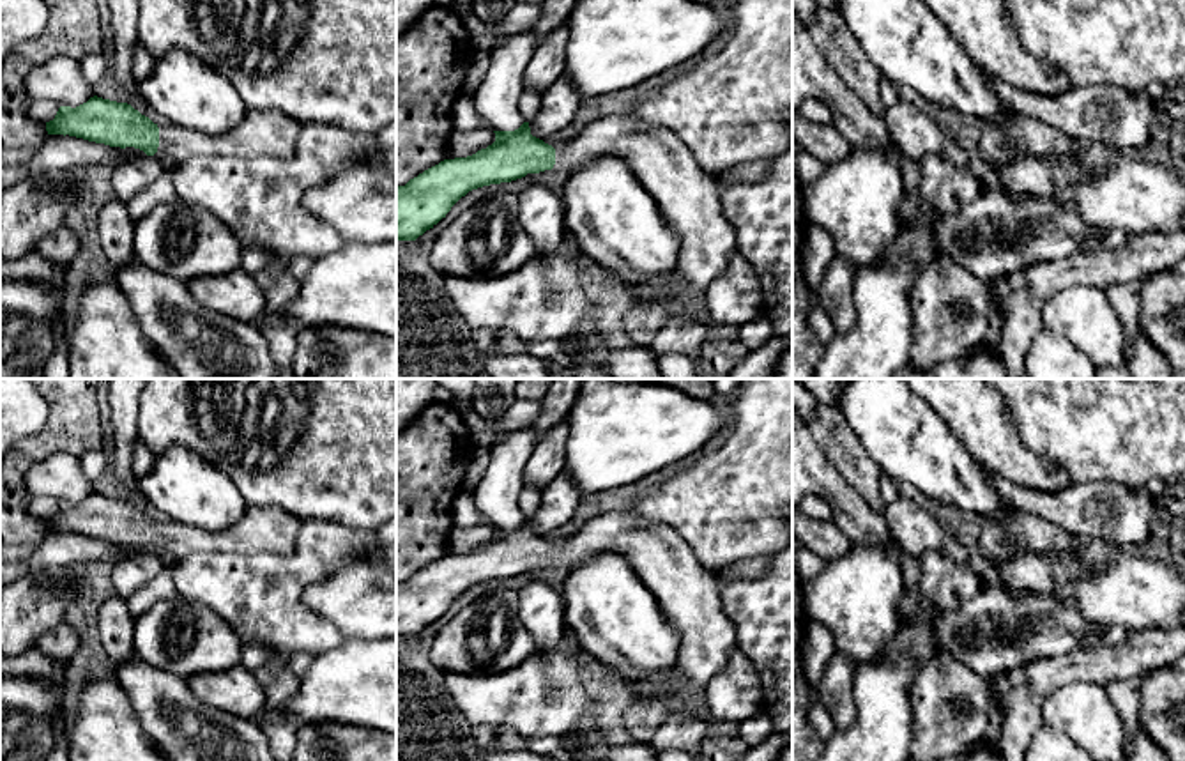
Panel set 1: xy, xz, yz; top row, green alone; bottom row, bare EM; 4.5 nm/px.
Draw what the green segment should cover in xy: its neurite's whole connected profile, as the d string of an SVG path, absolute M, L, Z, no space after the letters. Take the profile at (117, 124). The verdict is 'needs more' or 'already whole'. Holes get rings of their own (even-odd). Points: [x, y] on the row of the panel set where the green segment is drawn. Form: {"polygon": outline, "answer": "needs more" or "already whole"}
{"polygon": "M94 96L76 108L60 106L55 119L46 122L46 131L110 147L134 147L179 163L195 156L287 159L294 156L301 126L279 110L249 108L233 129L210 136L175 124L157 126L127 103Z", "answer": "needs more"}

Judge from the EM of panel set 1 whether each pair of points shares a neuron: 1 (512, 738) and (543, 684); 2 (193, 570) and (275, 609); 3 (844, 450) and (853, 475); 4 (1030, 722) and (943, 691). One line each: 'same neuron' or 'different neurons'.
1: different neurons
2: same neuron
3: same neuron
4: different neurons

